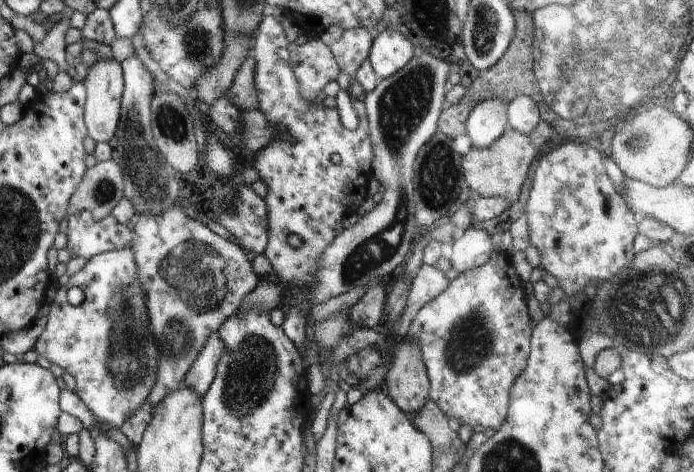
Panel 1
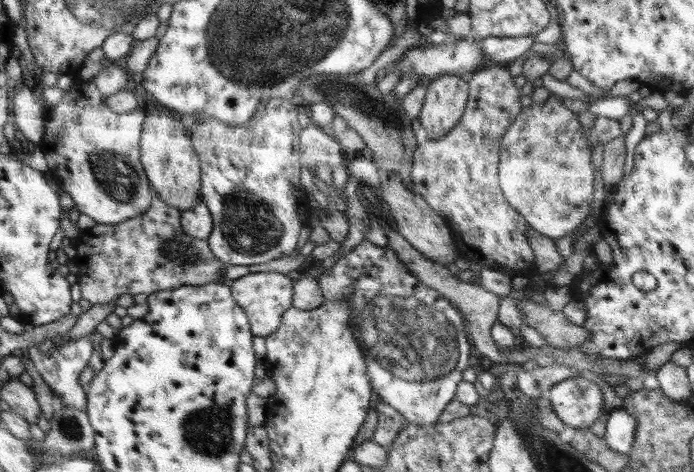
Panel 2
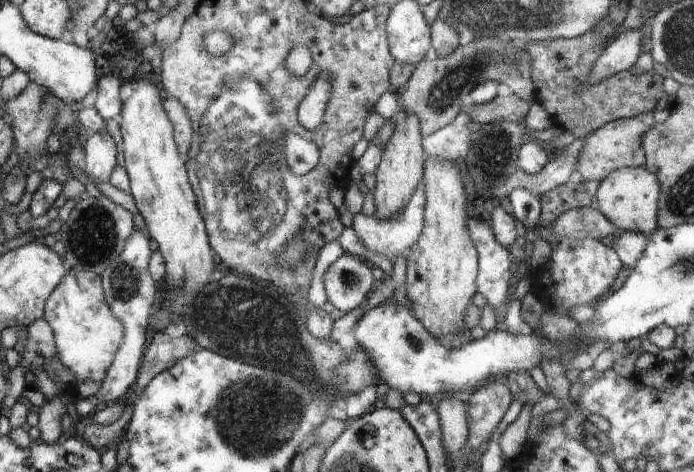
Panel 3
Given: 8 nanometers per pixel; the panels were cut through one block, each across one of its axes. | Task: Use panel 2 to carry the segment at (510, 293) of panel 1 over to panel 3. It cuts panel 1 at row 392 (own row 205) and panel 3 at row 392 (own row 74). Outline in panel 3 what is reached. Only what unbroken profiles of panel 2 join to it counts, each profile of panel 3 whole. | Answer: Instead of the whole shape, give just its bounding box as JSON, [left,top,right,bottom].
[467,378,513,451]

